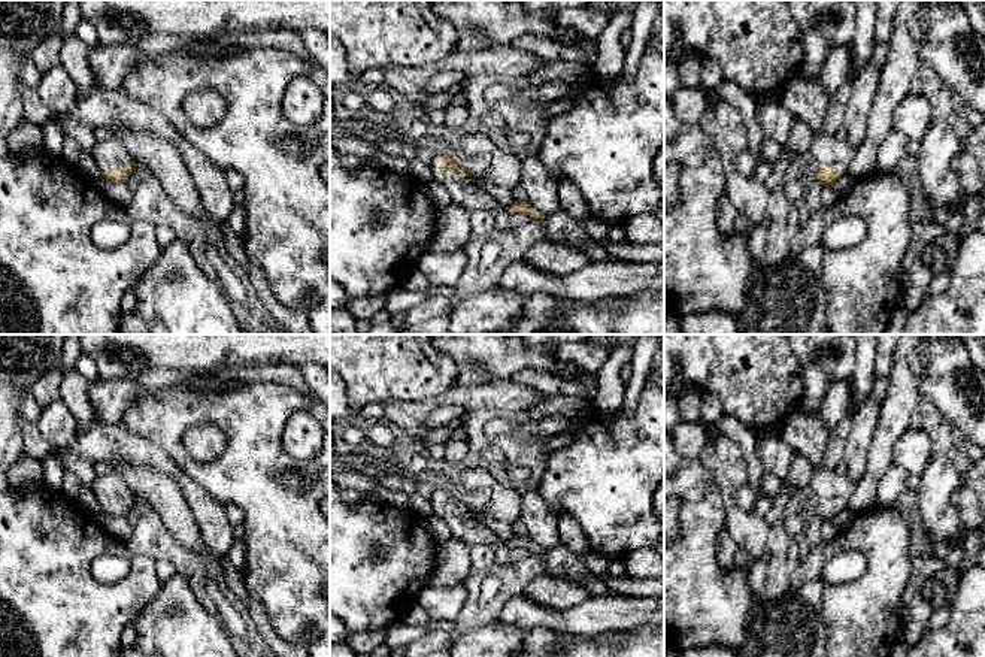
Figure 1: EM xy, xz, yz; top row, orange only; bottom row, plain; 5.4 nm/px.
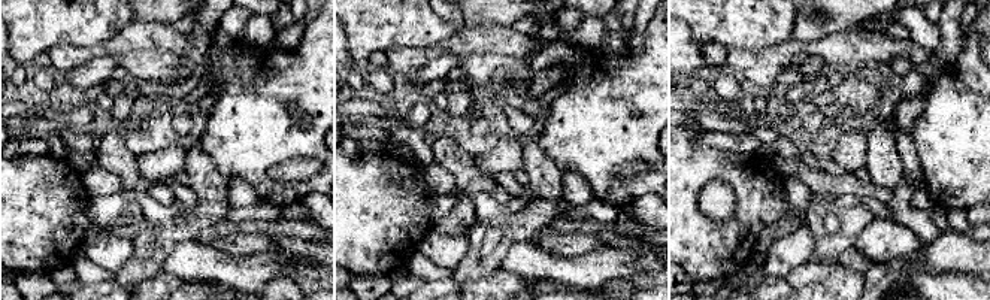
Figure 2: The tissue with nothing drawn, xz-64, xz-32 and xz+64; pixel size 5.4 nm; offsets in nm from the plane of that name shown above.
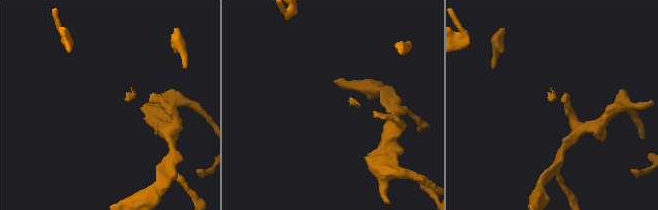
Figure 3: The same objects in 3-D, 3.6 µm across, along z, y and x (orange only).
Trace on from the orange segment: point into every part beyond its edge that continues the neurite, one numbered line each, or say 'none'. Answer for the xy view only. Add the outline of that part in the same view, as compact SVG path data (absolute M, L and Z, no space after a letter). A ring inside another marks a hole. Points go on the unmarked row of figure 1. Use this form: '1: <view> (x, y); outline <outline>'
1: xy (108, 487); outline M107 467L97 469L90 490L98 500L101 511L106 511L107 505L127 503L133 494L121 475Z

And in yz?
1: yz (832, 484); outline M822 466L815 467L809 485L819 499L837 503L842 511L848 509L857 487L843 467L825 469Z

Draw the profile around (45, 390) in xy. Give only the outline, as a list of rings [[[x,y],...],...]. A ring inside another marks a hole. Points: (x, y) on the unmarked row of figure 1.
[[[60,367],[49,370],[46,375],[40,376],[31,387],[30,394],[43,408],[57,399],[60,399],[60,384],[63,381],[63,373]]]

